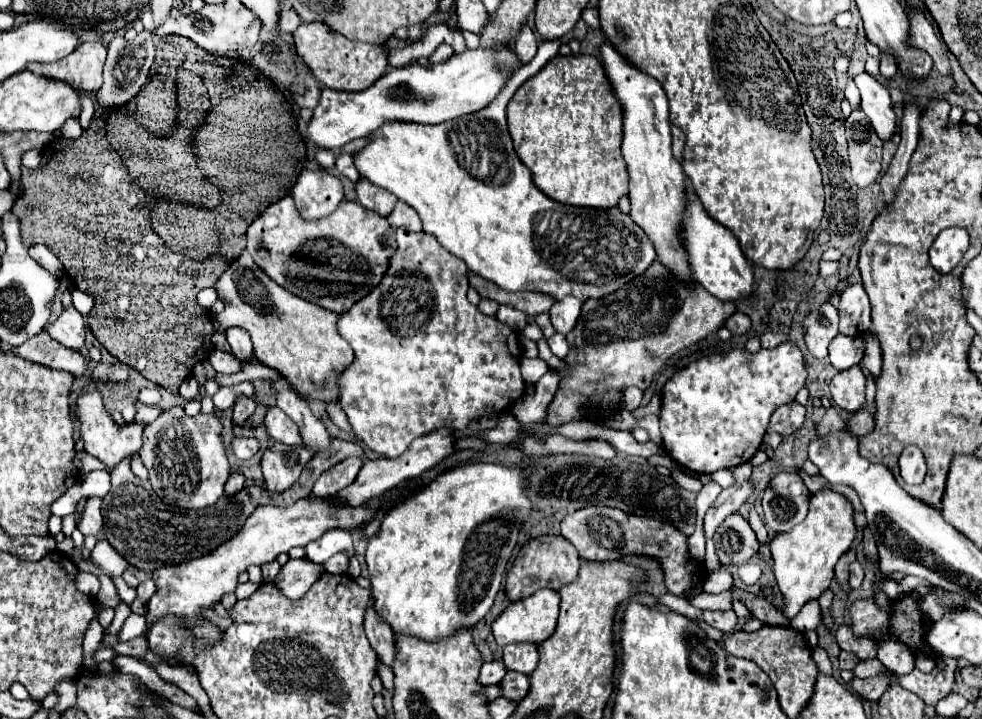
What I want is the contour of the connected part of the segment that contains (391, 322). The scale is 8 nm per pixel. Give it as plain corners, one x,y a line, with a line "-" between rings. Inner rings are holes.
397,230
397,244
397,256
381,284
337,320
339,334
355,352
355,360
339,376
339,404
361,442
389,458
399,458
415,438
435,428
465,430
473,418
497,416
525,392
519,370
519,336
497,318
483,316
467,300
465,262
451,256
425,232

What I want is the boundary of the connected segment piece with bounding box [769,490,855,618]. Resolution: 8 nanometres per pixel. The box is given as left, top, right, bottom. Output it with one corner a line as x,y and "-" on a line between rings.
819,490
811,496
807,518
789,532
775,534
769,540
773,556
773,574
783,594
783,614
795,618
795,614
809,600
817,600
833,580
833,568
837,560
851,548
855,540
853,508
833,490

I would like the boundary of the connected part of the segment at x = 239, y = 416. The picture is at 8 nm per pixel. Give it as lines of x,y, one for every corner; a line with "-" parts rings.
241,396
241,398
235,402
235,406
233,406
233,424
243,426
243,424
245,424
245,422
251,418
251,414
253,414
255,406
257,406
255,398

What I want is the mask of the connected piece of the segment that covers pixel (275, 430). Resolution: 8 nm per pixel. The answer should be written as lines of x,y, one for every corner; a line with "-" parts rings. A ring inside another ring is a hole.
277,406
269,408
269,412
265,416
265,426
267,426
269,436
283,444
301,444
303,442
299,438
299,426
295,426
295,422
291,422
291,418
287,418
287,414
283,414
283,410
279,410

